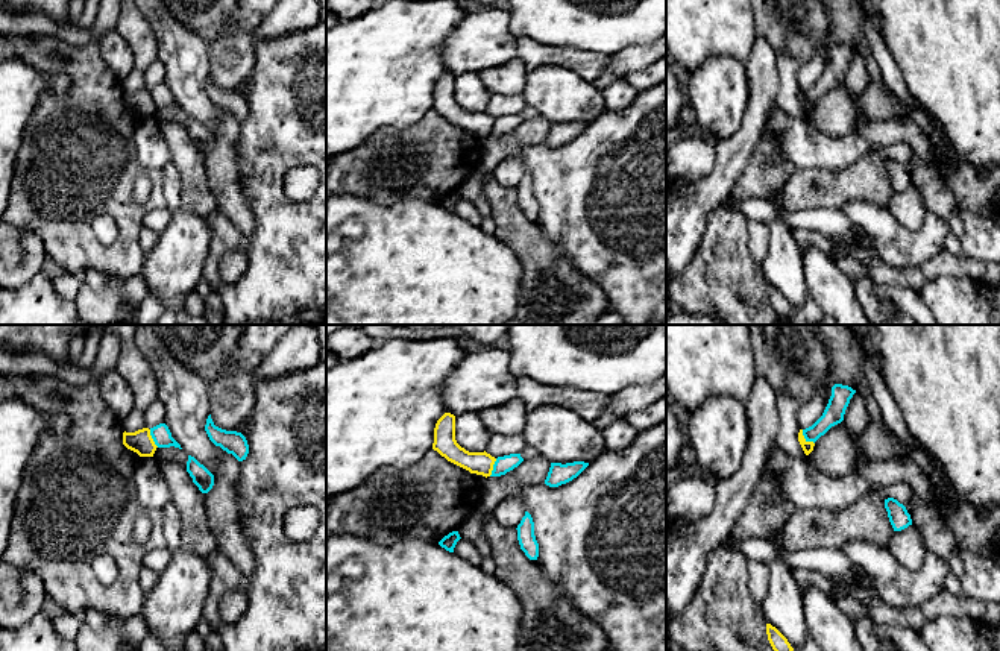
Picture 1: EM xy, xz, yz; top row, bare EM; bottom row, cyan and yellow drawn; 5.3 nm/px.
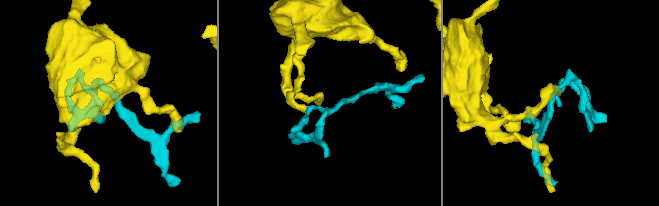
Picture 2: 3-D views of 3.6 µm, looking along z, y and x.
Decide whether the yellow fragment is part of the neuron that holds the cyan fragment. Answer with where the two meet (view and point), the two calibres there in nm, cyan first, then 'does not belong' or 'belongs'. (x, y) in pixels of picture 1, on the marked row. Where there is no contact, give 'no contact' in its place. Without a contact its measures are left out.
yz (806, 439) | 110/60 nm | does not belong

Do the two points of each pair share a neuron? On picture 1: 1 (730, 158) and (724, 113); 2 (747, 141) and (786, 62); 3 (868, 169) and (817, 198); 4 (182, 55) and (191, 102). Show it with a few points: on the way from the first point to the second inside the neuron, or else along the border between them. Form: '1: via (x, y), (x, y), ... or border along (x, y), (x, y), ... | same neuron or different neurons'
1: border along (747, 106), (741, 125), (716, 141) | different neurons
2: border along (776, 50), (776, 69), (780, 79), (777, 105) | different neurons
3: via (856, 181), (842, 185), (829, 196) | same neuron
4: via (187, 67), (190, 90) | same neuron

